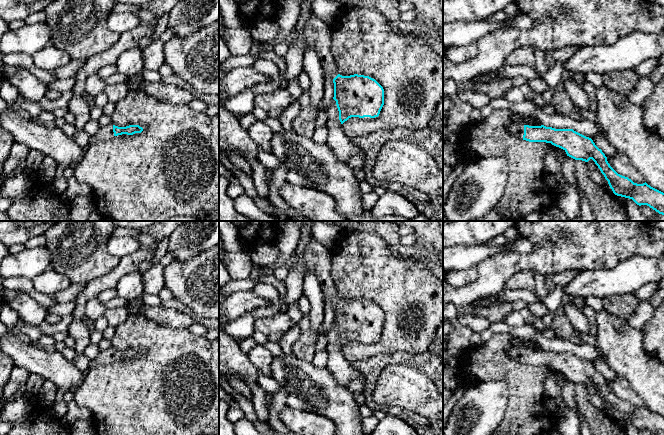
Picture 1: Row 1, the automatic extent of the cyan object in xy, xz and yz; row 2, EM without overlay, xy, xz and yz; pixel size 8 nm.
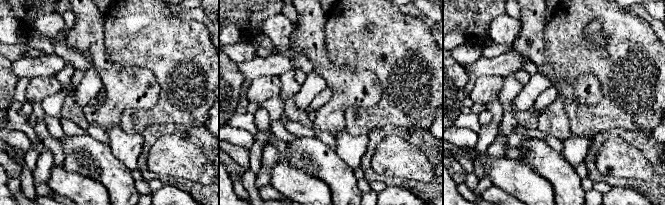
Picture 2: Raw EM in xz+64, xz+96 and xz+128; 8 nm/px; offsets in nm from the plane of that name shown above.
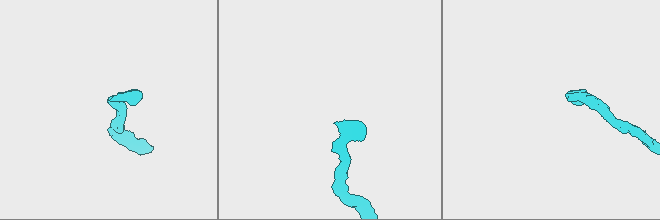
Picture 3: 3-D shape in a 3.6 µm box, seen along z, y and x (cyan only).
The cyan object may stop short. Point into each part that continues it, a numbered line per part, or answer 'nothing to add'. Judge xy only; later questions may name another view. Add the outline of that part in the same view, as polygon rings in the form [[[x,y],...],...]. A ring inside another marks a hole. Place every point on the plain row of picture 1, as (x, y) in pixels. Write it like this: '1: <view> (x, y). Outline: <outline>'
1: xy (104, 357). Outline: [[[113,347],[107,350],[100,350],[98,356],[90,361],[89,368],[110,364],[114,361]]]

